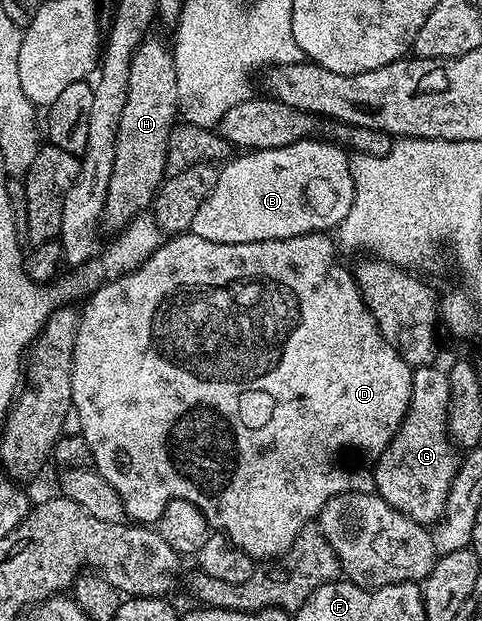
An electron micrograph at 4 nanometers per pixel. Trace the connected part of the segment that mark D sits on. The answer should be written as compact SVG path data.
M190 231L172 236L164 240L159 249L142 265L132 270L131 273L123 277L110 281L108 285L103 285L96 293L92 293L86 298L79 314L79 330L77 331L77 343L73 347L73 395L71 396L71 407L73 412L79 416L79 433L83 435L85 441L92 448L93 468L104 477L106 483L117 491L121 497L121 503L126 516L135 523L157 523L162 512L165 511L166 504L170 500L183 499L193 503L201 511L210 528L218 531L231 542L235 548L245 551L252 559L274 559L286 549L291 548L293 539L305 528L318 518L319 513L333 499L342 493L353 493L356 491L367 491L373 485L373 470L379 456L385 451L385 447L393 439L395 432L401 427L405 419L405 411L409 407L411 398L411 375L412 366L407 364L401 355L388 343L381 335L373 315L367 310L367 304L363 302L362 295L359 294L359 287L350 268L347 269L339 262L339 257L335 254L337 245L334 240L329 239L326 232L309 233L297 235L293 238L277 238L272 241L261 241L251 243L213 243L206 242L205 239L198 238Z

